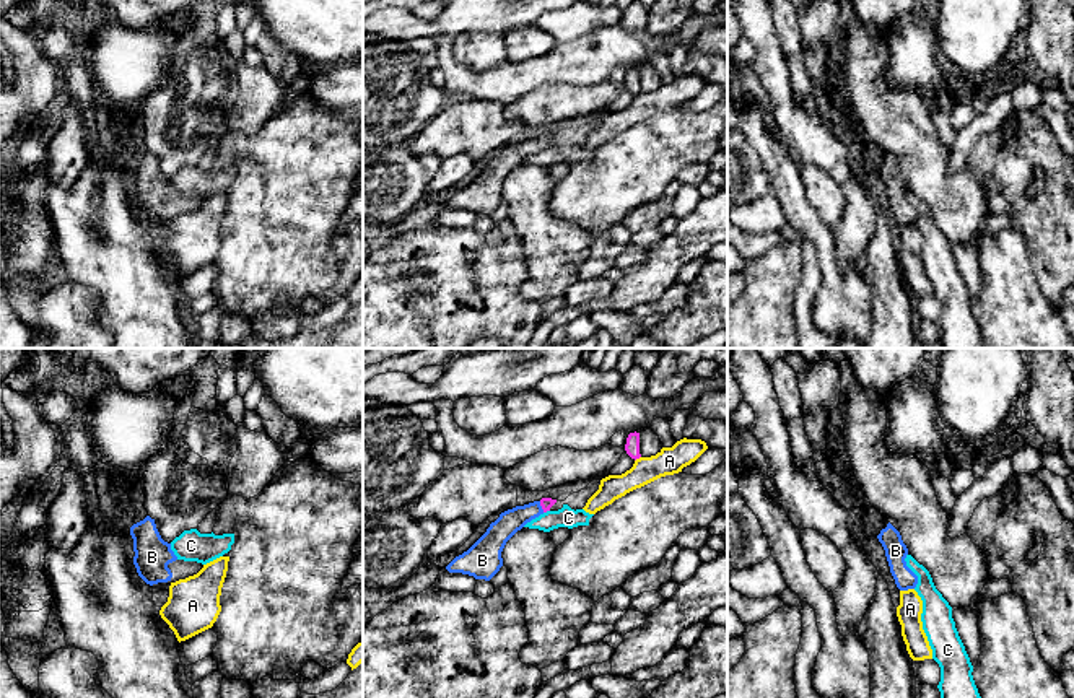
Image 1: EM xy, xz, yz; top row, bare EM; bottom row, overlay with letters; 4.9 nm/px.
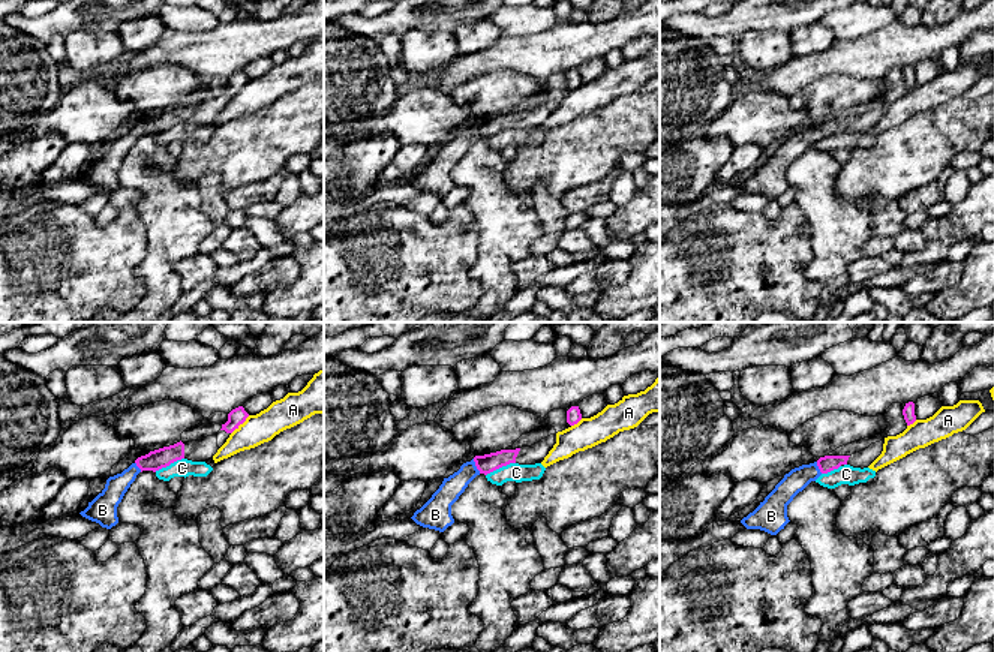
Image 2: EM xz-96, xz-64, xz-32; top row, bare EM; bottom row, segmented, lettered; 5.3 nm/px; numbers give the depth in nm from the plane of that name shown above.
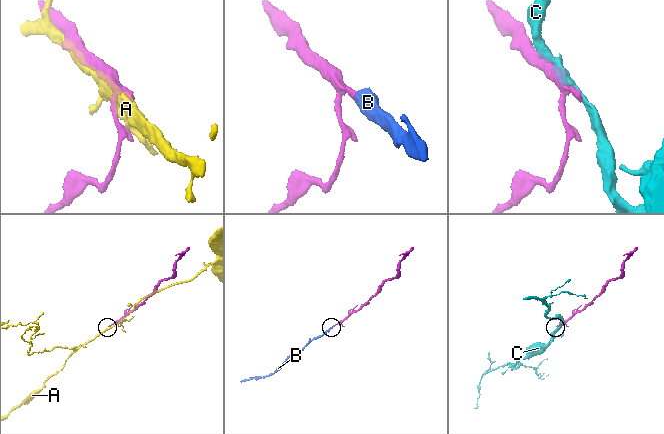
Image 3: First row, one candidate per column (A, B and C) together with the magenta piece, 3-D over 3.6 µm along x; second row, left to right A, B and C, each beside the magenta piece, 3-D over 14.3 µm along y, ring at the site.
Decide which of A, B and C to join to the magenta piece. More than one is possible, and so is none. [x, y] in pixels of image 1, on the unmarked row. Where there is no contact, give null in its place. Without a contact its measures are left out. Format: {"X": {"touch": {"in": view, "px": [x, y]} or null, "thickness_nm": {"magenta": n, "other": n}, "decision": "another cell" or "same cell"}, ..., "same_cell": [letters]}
{"A": {"touch": {"in": "xz", "px": [637, 93]}, "thickness_nm": {"magenta": 70, "other": 140}, "decision": "another cell"}, "B": {"touch": {"in": "xz", "px": [541, 140]}, "thickness_nm": {"magenta": 60, "other": 120}, "decision": "same cell"}, "C": {"touch": {"in": "xz", "px": [545, 147]}, "thickness_nm": {"magenta": 60, "other": 100}, "decision": "another cell"}, "same_cell": ["B"]}

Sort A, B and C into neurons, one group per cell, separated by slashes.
A / B / C

